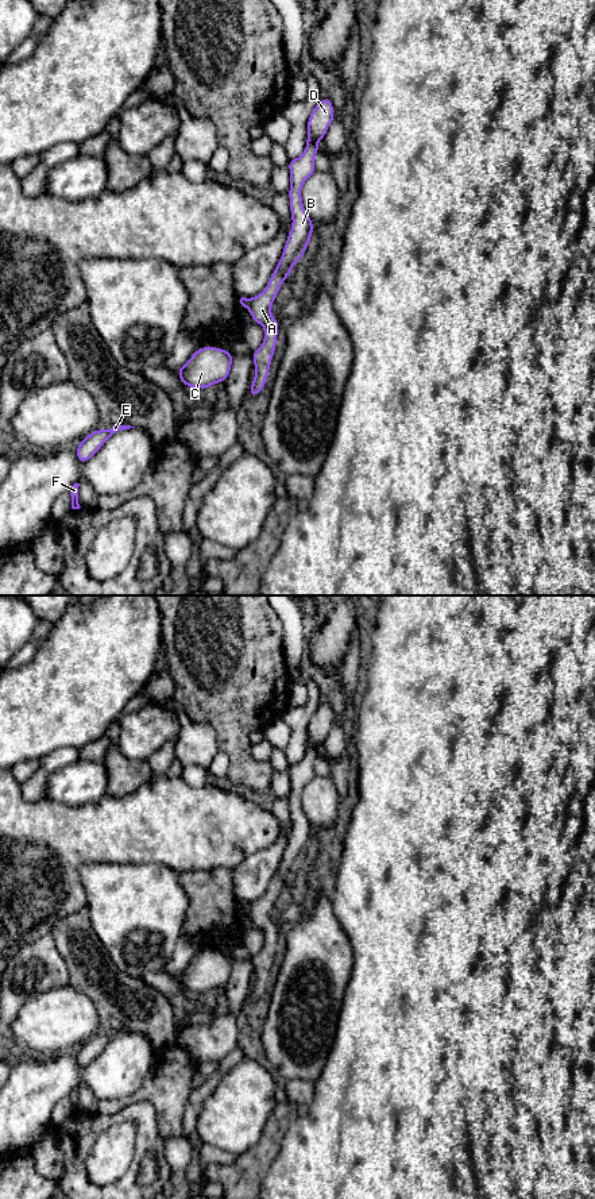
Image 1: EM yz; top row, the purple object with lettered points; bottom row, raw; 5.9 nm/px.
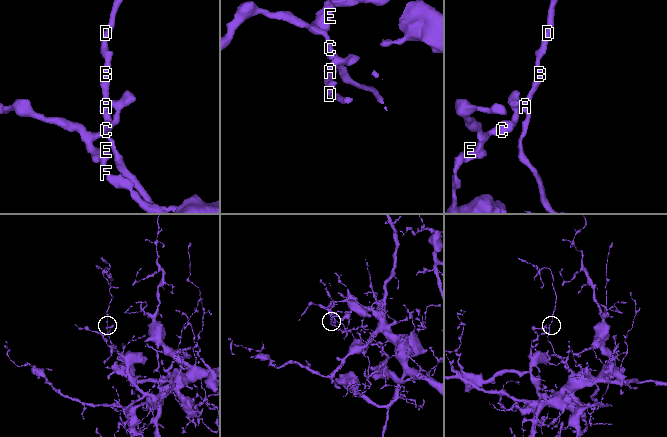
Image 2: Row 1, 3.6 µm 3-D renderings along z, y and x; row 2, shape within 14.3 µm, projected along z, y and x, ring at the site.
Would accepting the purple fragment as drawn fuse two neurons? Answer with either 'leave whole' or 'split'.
split

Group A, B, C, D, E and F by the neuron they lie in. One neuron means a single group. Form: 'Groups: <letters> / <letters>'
Groups: A B D / C E F

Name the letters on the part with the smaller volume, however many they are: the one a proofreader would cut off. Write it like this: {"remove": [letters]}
{"remove": ["A", "B", "D"]}

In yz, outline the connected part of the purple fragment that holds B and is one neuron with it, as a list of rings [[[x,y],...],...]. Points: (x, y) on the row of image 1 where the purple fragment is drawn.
[[[328,97],[318,101],[309,116],[305,151],[301,157],[290,159],[287,165],[291,174],[291,186],[289,189],[293,219],[291,230],[286,239],[279,263],[266,289],[246,302],[246,308],[252,315],[254,323],[264,328],[264,340],[262,346],[252,352],[255,378],[250,388],[250,397],[255,397],[264,388],[270,363],[275,352],[279,323],[273,317],[270,308],[275,301],[282,282],[289,277],[295,262],[304,257],[312,238],[314,225],[302,205],[301,188],[316,171],[314,157],[318,153],[318,142],[325,138],[327,130],[333,119],[333,104]]]

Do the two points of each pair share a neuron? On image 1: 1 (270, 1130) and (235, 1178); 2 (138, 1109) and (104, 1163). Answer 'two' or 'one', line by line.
1: one
2: two

